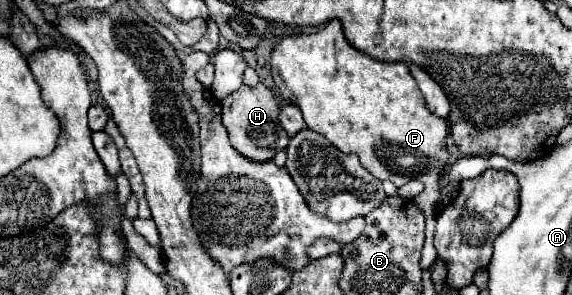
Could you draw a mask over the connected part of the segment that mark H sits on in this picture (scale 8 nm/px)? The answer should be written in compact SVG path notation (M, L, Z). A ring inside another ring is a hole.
M258 84L254 88L242 86L222 104L222 122L230 134L230 142L242 156L250 156L252 160L272 160L274 154L286 148L290 142L288 134L280 128L278 112L278 98L264 84Z

